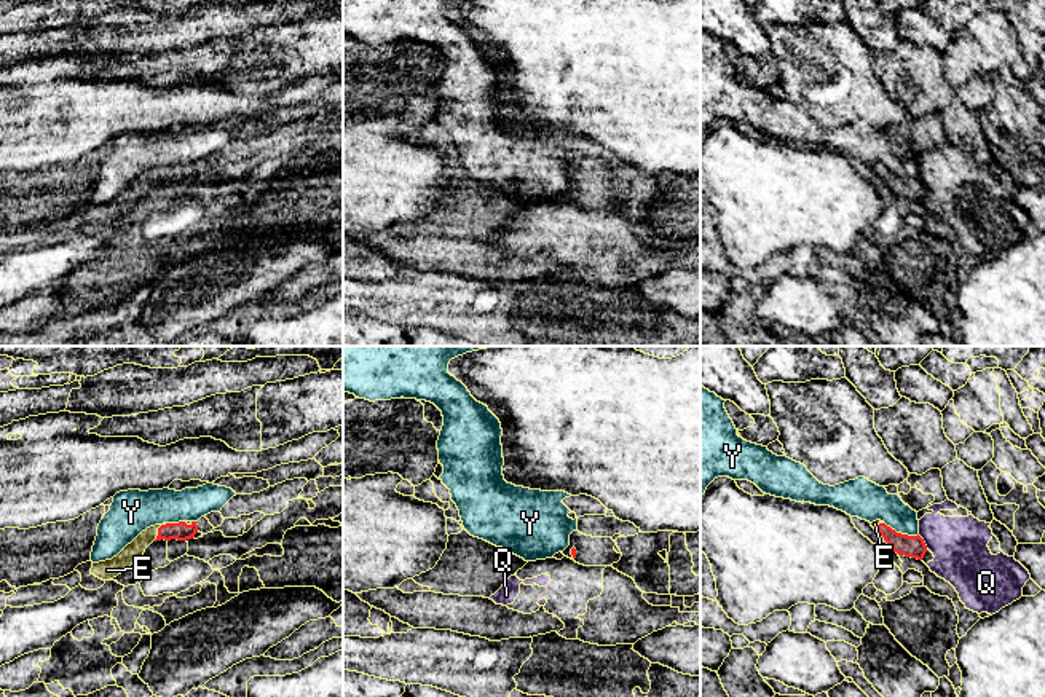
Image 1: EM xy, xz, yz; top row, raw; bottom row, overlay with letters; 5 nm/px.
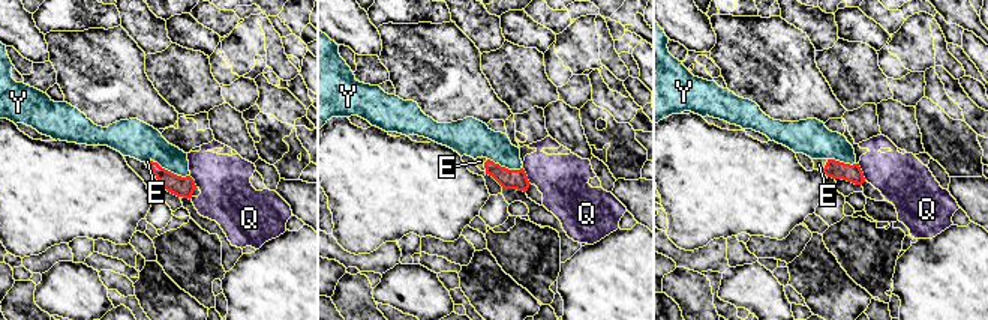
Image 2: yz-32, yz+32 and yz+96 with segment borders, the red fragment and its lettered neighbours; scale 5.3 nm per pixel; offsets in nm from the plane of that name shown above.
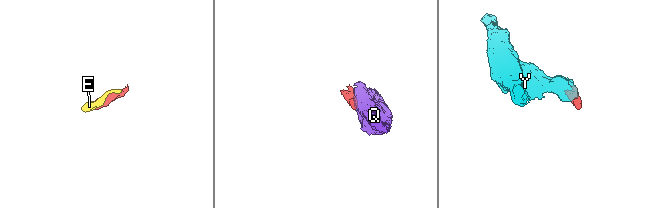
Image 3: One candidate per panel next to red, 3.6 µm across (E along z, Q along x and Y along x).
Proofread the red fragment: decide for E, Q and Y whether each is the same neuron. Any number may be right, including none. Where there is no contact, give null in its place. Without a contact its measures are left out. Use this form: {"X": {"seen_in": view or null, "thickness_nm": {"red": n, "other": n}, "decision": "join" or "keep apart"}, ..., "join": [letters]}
{"E": {"seen_in": "xy", "thickness_nm": {"red": 90, "other": 90}, "decision": "join"}, "Q": {"seen_in": "yz", "thickness_nm": {"red": 110, "other": 280}, "decision": "keep apart"}, "Y": {"seen_in": "yz", "thickness_nm": {"red": 110, "other": 190}, "decision": "keep apart"}, "join": ["E"]}

